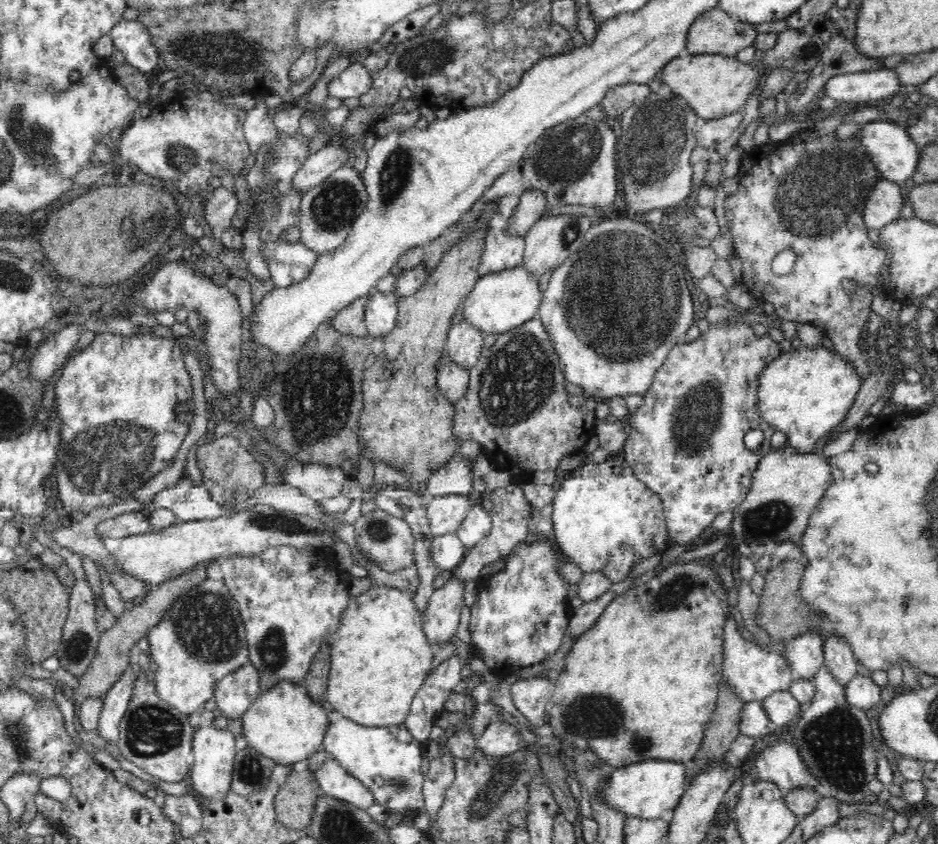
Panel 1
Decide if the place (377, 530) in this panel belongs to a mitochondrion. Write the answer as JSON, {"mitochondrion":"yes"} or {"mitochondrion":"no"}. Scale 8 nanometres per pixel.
{"mitochondrion":"yes"}

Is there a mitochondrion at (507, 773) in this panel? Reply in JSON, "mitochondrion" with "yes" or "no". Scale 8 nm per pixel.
{"mitochondrion":"yes"}

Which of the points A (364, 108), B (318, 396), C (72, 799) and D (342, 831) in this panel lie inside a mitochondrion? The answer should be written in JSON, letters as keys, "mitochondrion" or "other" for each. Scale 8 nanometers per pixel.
{"A":"other","B":"mitochondrion","C":"other","D":"mitochondrion"}

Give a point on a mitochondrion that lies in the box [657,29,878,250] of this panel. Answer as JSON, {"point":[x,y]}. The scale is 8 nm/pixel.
{"point":[809,51]}

